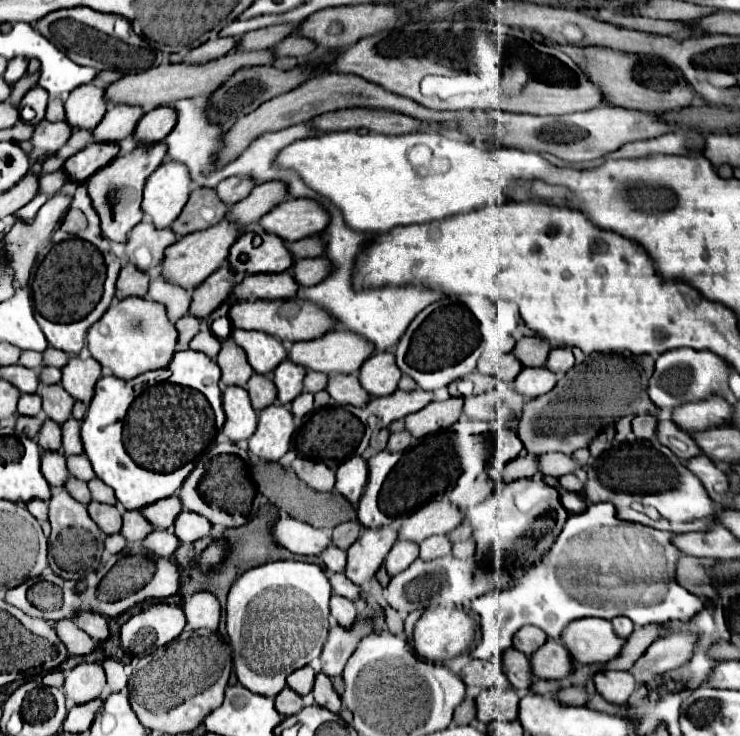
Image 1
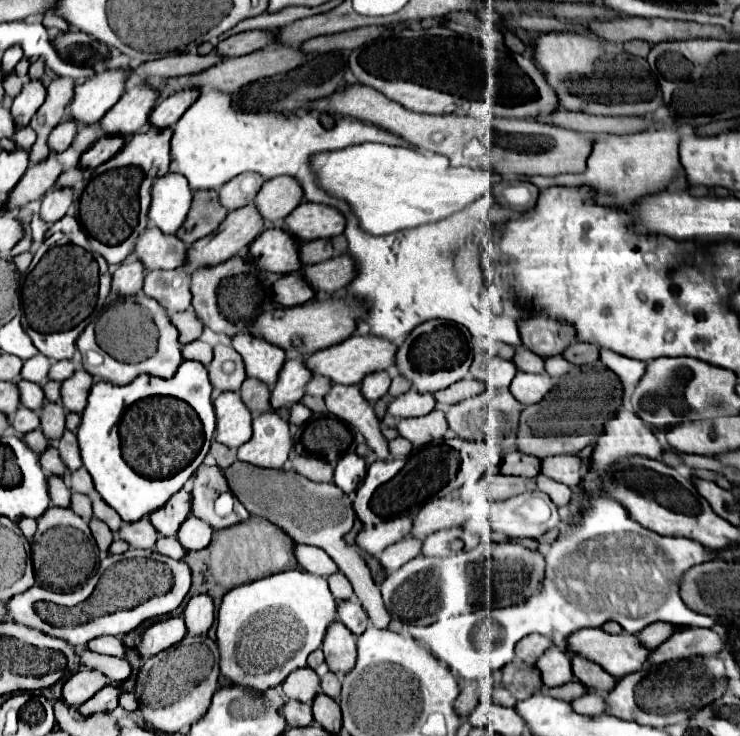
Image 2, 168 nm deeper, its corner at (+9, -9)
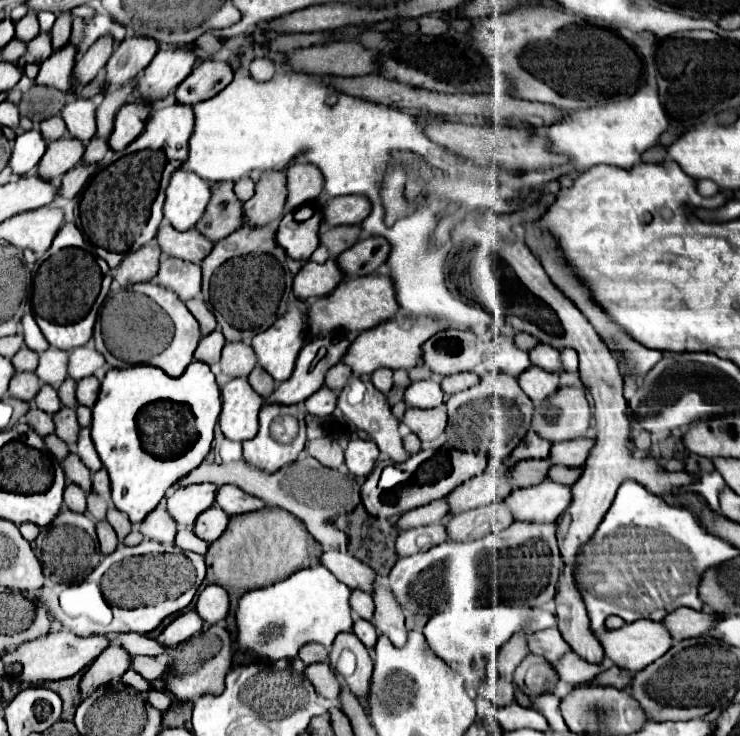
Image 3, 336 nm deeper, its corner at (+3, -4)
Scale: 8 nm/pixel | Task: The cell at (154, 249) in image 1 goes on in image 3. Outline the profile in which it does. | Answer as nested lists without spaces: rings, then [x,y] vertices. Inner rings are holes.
[[[169,224],[159,228],[157,242],[167,256],[175,256],[187,262],[199,264],[213,248],[213,242],[207,240],[199,230],[187,230],[187,232],[177,232]]]

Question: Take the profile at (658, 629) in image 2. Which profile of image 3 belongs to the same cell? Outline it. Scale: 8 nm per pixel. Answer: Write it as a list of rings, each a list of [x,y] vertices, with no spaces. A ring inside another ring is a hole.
[[[677,608],[663,620],[663,624],[669,628],[675,640],[683,640],[683,638],[707,634],[717,624],[717,620],[719,618],[715,614],[697,612],[691,608]]]

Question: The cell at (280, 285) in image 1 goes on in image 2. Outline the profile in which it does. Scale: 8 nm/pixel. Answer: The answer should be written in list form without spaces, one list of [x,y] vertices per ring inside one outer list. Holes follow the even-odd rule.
[[[283,275],[273,283],[271,291],[273,291],[273,301],[283,307],[303,305],[315,295],[315,291],[305,281],[301,281],[299,275]]]

